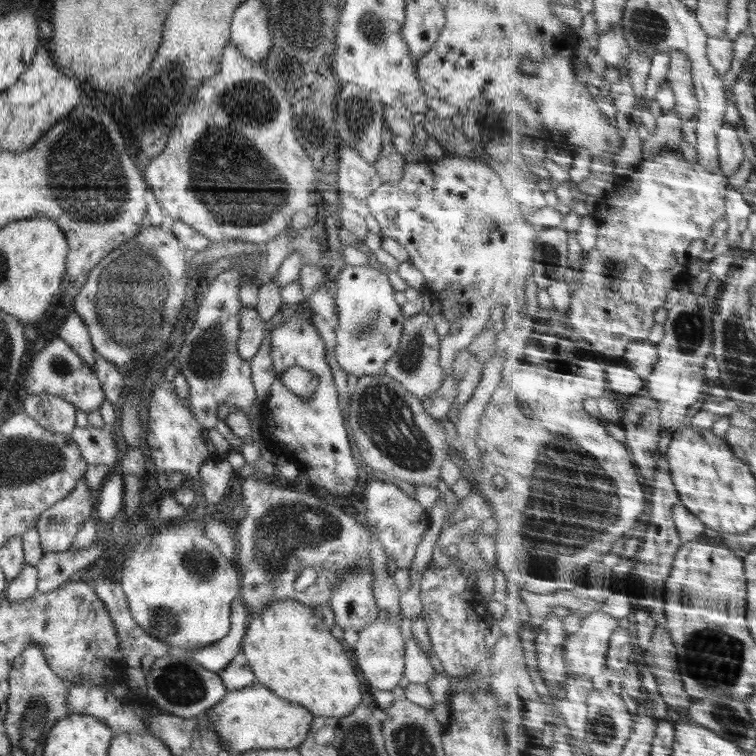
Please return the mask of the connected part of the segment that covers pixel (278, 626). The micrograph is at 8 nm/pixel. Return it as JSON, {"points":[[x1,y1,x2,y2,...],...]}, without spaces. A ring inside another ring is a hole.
{"points":[[286,599,272,602,272,604,268,604,264,609,262,609,261,612,258,612,257,616,251,616,248,619,247,629,244,638,242,639,241,652,245,655,245,658,248,659,248,664,255,676,255,682,268,687,270,691,280,698,286,699,291,703,300,703,300,705,306,707,306,709,308,709,308,711,315,717,322,716,323,718,336,718,339,720,344,716,350,715,354,708,362,702,360,680,358,680,358,676,356,676,356,665,351,657,351,652,345,651,341,642,332,635,330,628,328,628,328,625,324,623,323,616,319,610,304,605,298,600]]}

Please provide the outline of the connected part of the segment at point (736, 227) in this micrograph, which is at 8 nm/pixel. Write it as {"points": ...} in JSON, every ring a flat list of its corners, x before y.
{"points":[[732,186,729,187,727,208,729,215,725,219,728,222,726,241,736,244,749,228,750,217,755,213,755,208,750,206,742,189,736,190]]}

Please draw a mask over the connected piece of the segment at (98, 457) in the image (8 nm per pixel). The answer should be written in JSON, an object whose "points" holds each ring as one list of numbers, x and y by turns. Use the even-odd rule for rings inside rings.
{"points":[[76,426,70,435,89,465,106,464,113,467,118,462,118,447,112,427]]}

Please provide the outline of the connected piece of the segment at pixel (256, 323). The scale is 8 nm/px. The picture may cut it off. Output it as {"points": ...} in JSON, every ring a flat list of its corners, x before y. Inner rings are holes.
{"points":[[243,306,242,310,238,311,238,316,240,316,240,334,236,348,244,360,251,361,273,325,264,322,255,308]]}

